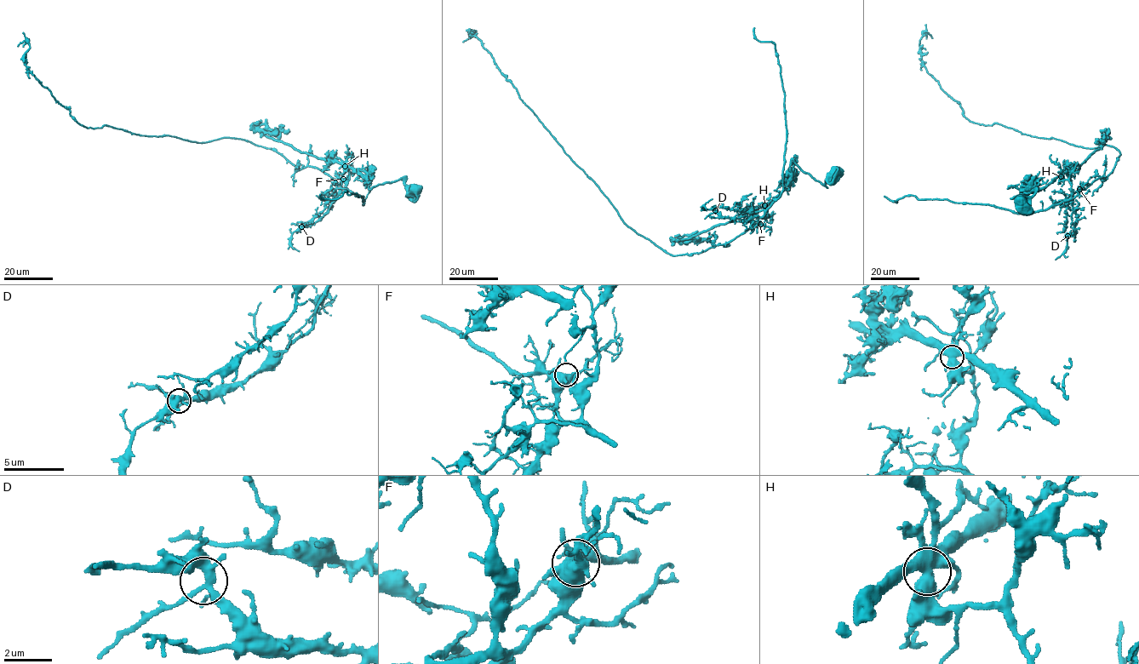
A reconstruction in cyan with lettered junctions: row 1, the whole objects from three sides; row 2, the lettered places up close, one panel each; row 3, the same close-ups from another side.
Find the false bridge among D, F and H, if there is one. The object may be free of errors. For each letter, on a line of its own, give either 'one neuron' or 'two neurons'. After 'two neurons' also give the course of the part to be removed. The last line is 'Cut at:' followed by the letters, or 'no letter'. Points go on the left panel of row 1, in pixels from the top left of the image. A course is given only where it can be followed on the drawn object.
D: one neuron
F: one neuron
H: two neurons; course (344, 166), (343, 188), (240, 139), (82, 125), (25, 65), (29, 45), (17, 46)
Cut at: H

